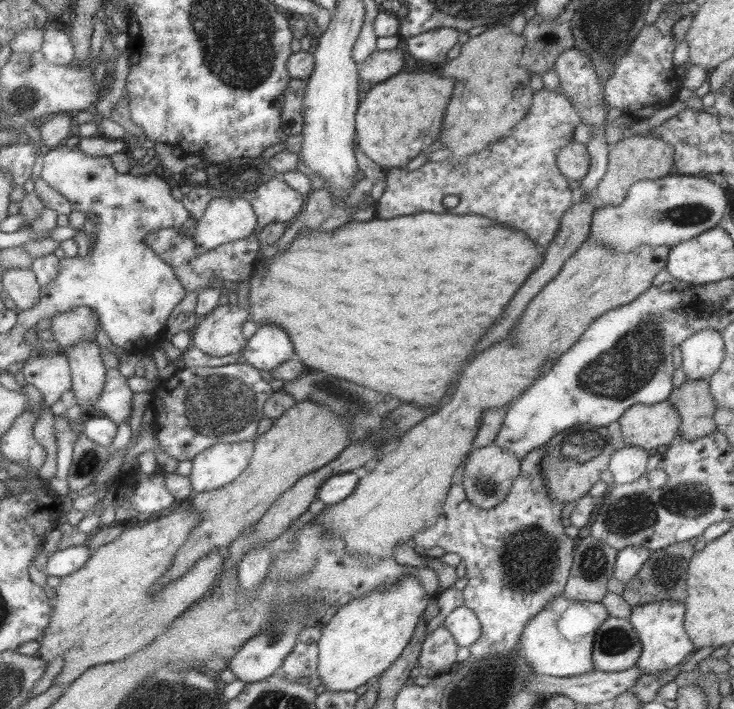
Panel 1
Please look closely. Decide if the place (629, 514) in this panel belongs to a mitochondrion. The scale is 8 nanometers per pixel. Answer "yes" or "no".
yes

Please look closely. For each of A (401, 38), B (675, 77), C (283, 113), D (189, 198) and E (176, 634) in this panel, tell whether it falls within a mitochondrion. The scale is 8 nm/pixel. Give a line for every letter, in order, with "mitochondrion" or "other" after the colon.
A: other
B: other
C: other
D: mitochondrion
E: other

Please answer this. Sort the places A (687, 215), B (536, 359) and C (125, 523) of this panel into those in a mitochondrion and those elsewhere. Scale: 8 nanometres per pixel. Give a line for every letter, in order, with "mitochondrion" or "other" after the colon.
A: mitochondrion
B: other
C: other

